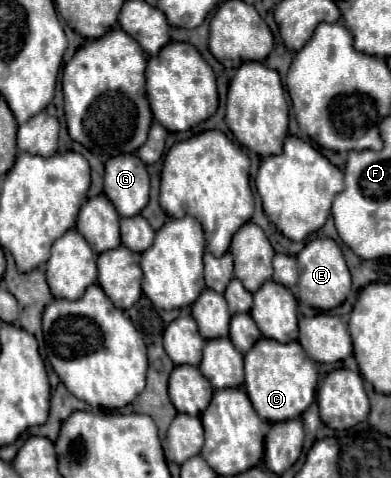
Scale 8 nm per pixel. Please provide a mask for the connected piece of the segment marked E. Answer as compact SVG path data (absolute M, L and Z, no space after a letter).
M315 238L297 254L299 262L299 300L317 310L331 310L345 302L351 292L351 274L343 252L331 238Z

